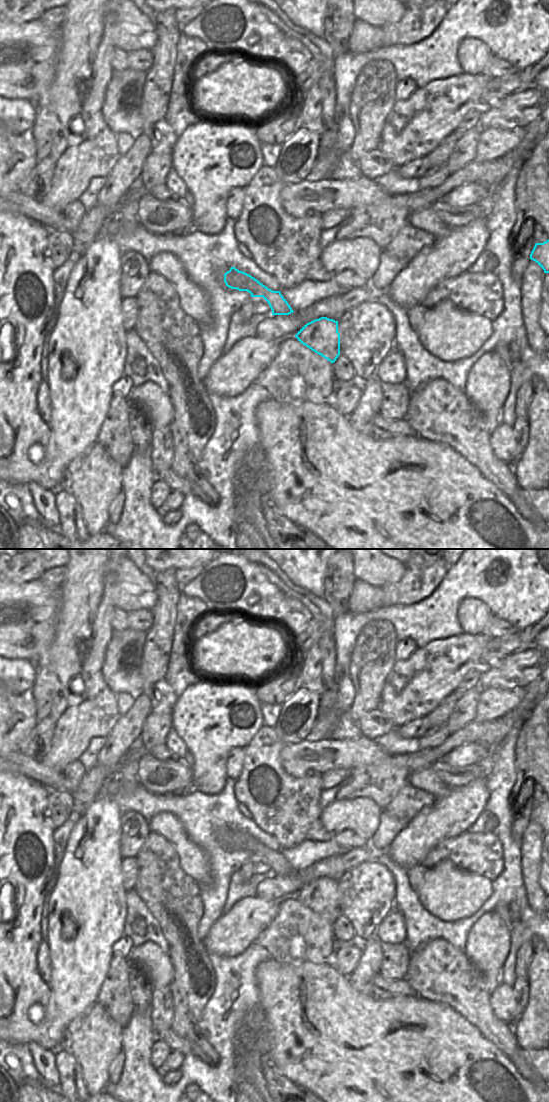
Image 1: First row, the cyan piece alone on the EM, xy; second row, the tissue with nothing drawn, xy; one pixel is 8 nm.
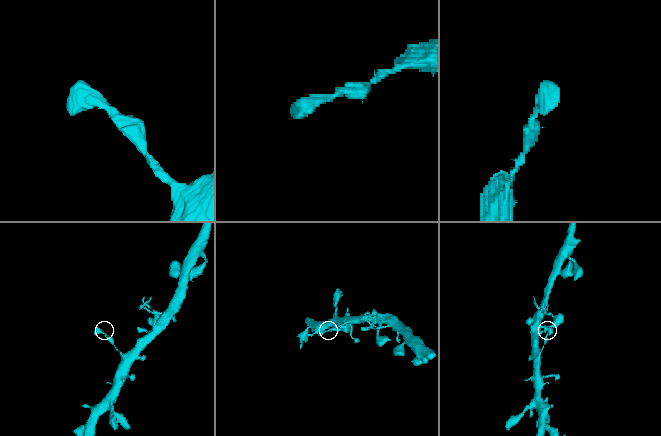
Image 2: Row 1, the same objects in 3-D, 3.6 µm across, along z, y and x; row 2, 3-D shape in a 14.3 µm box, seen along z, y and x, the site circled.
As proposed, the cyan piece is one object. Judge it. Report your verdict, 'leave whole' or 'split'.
leave whole

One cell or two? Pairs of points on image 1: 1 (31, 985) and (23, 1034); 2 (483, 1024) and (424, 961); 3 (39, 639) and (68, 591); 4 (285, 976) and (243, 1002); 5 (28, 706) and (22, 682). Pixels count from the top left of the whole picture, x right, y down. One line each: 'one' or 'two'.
1: one
2: one
3: two
4: two
5: two

